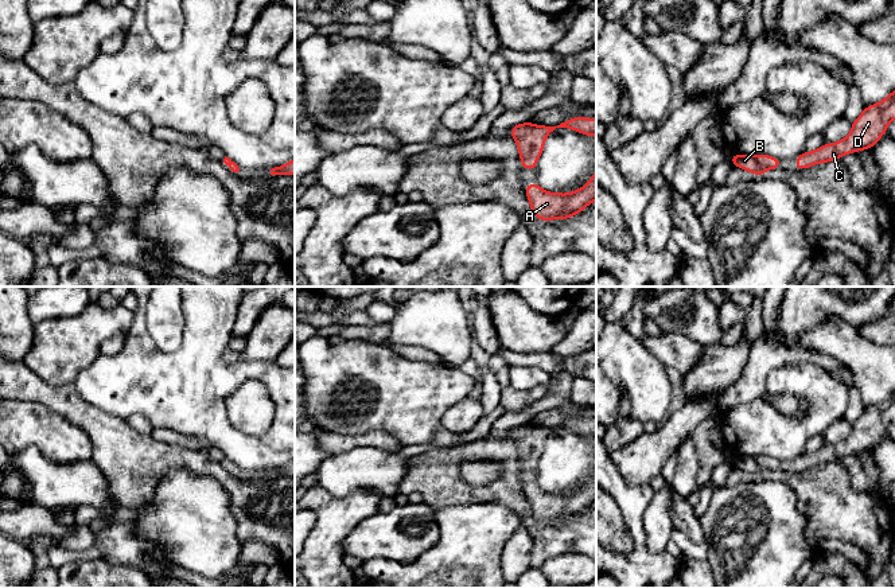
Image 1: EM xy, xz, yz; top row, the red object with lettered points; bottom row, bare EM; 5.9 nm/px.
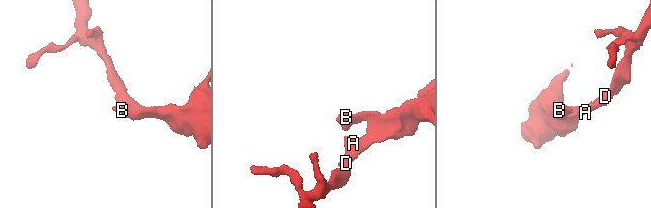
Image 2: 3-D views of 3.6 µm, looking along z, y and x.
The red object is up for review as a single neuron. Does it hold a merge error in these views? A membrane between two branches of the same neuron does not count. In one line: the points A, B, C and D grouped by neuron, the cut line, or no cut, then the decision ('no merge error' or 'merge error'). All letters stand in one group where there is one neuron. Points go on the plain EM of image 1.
groups A B C D; cut none; no merge error

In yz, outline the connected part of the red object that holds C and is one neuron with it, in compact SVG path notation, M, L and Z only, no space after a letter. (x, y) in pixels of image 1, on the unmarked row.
M895 392L884 401L865 408L863 414L852 424L849 436L832 445L803 453L795 459L797 471L810 467L838 462L852 453L871 451L887 433L888 425L895 421Z

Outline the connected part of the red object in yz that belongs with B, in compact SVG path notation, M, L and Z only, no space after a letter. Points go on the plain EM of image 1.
M732 456L731 462L733 468L752 474L755 478L763 476L767 471L781 468L781 462L770 456Z

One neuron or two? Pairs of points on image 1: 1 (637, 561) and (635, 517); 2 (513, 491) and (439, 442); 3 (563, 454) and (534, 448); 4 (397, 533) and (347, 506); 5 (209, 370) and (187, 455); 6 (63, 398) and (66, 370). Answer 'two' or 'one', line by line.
1: one
2: two
3: two
4: two
5: two
6: two

